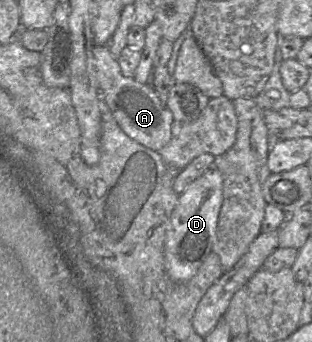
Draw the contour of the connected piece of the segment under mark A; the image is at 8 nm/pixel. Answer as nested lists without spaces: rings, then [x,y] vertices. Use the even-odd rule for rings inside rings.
[[[95,44],[93,47],[94,67],[101,95],[112,112],[120,128],[131,139],[145,147],[159,152],[171,139],[171,127],[174,121],[168,109],[156,91],[148,83],[138,82],[134,76],[126,76],[109,47]]]

